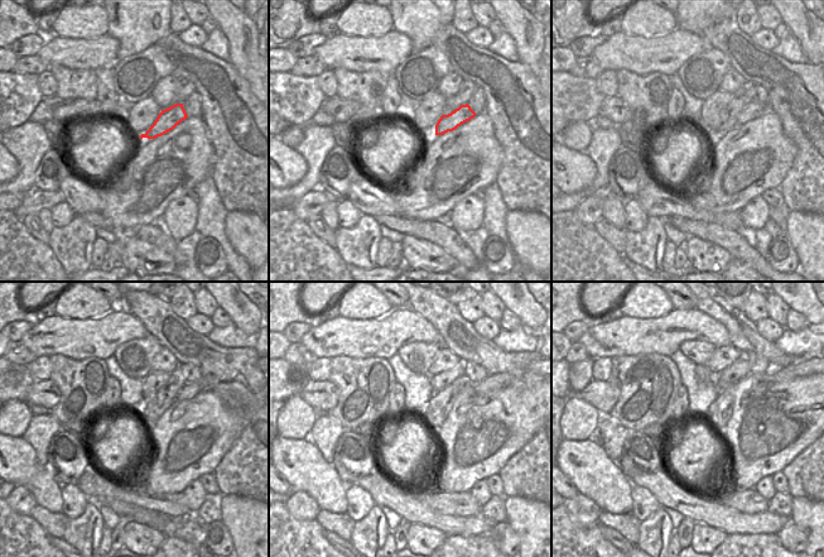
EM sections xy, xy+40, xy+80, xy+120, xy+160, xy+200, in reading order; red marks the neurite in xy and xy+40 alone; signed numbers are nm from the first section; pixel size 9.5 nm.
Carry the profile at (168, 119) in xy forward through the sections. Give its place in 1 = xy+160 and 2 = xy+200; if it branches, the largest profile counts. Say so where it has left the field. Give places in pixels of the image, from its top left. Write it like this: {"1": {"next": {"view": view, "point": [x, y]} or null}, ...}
{"1": {"next": {"view": "xy+160", "point": [494, 382]}}, "2": {"next": {"view": "xy+200", "point": [804, 369]}}}

